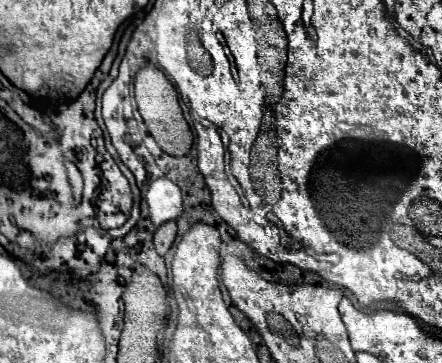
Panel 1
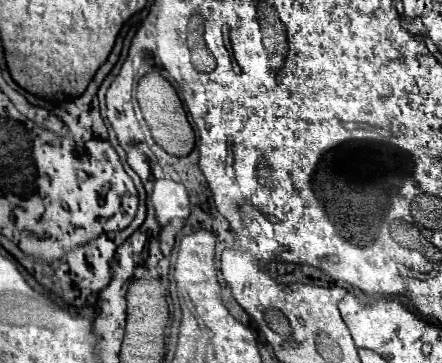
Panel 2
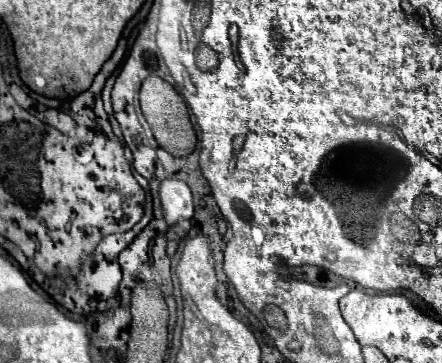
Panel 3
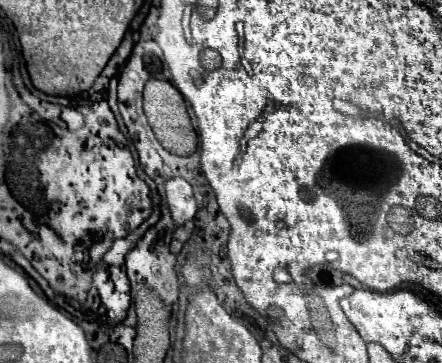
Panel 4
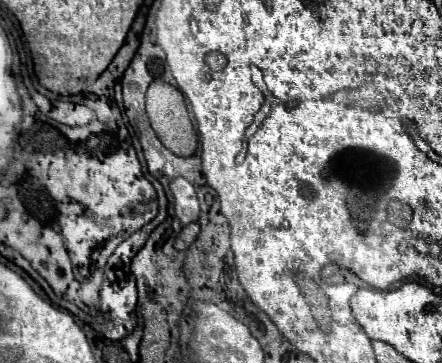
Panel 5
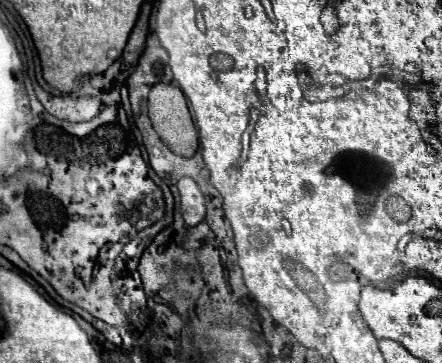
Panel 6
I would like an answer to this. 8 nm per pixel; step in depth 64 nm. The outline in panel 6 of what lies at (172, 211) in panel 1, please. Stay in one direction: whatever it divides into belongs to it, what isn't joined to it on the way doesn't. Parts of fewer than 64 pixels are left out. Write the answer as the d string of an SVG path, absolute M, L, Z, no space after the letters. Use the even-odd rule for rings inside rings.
M180 178L178 180L178 192L180 192L180 212L186 222L186 226L196 226L204 220L206 216L206 206L204 206L204 194L196 186L192 178Z

